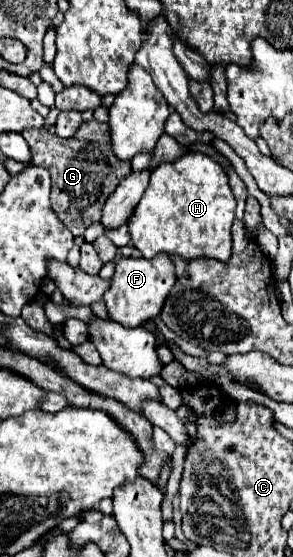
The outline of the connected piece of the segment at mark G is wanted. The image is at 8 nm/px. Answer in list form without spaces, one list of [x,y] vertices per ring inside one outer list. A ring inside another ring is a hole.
[[[84,123],[80,131],[70,139],[50,135],[46,127],[22,131],[26,143],[32,149],[32,165],[40,165],[48,169],[52,175],[50,201],[52,201],[54,213],[76,237],[84,235],[88,225],[100,221],[102,207],[108,195],[112,195],[118,183],[130,173],[130,163],[118,159],[114,151],[110,151],[108,133],[110,133],[108,123],[98,123],[98,131],[94,123]]]

